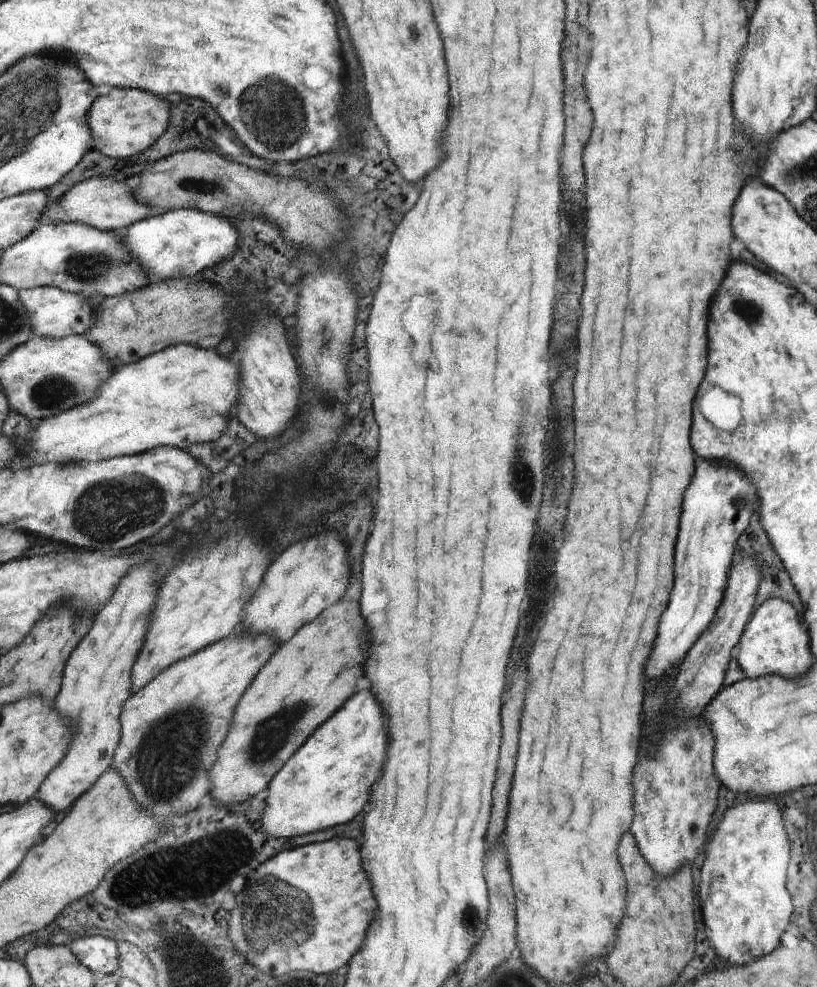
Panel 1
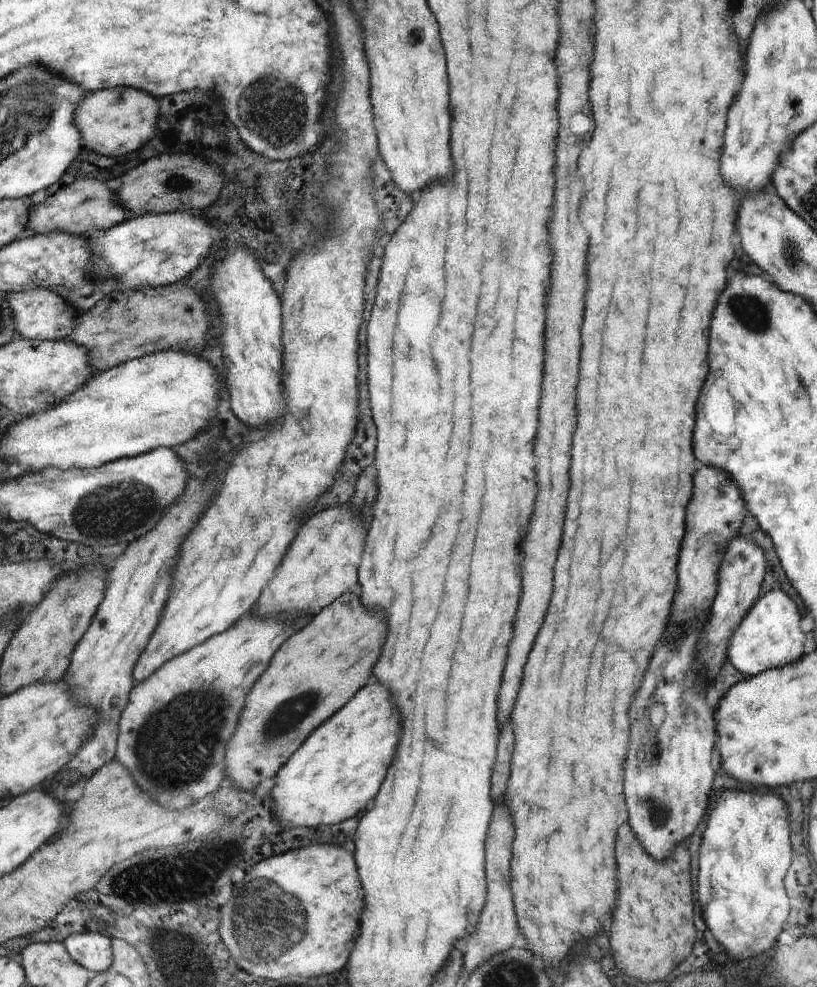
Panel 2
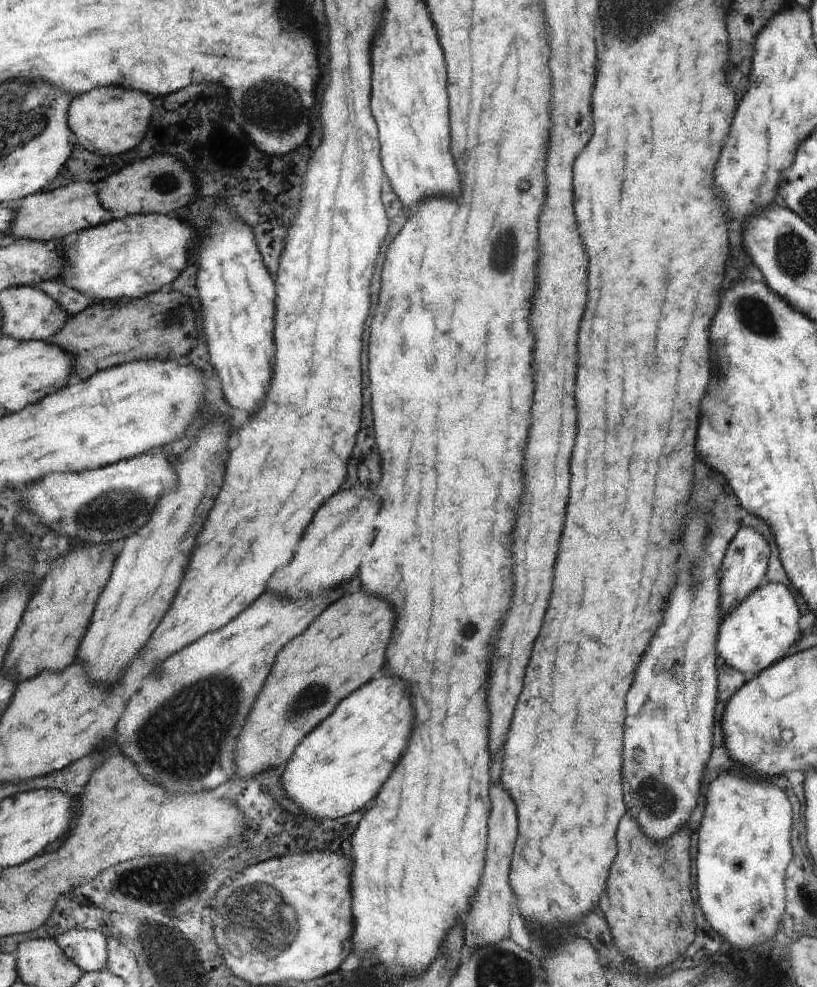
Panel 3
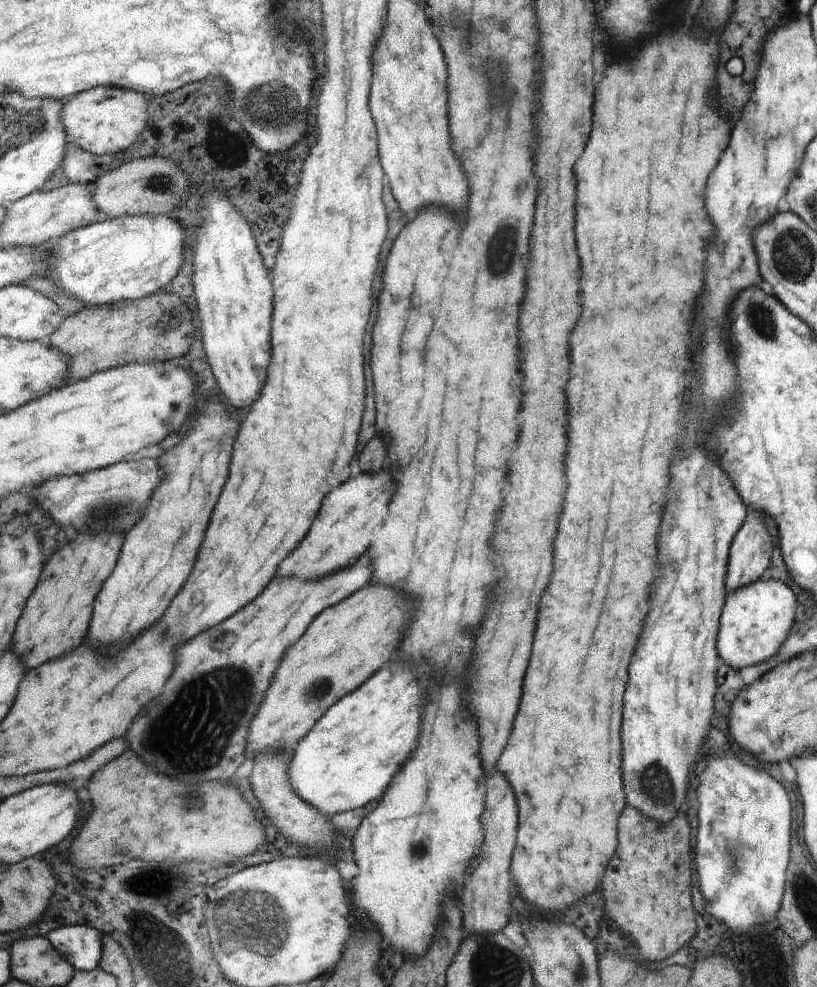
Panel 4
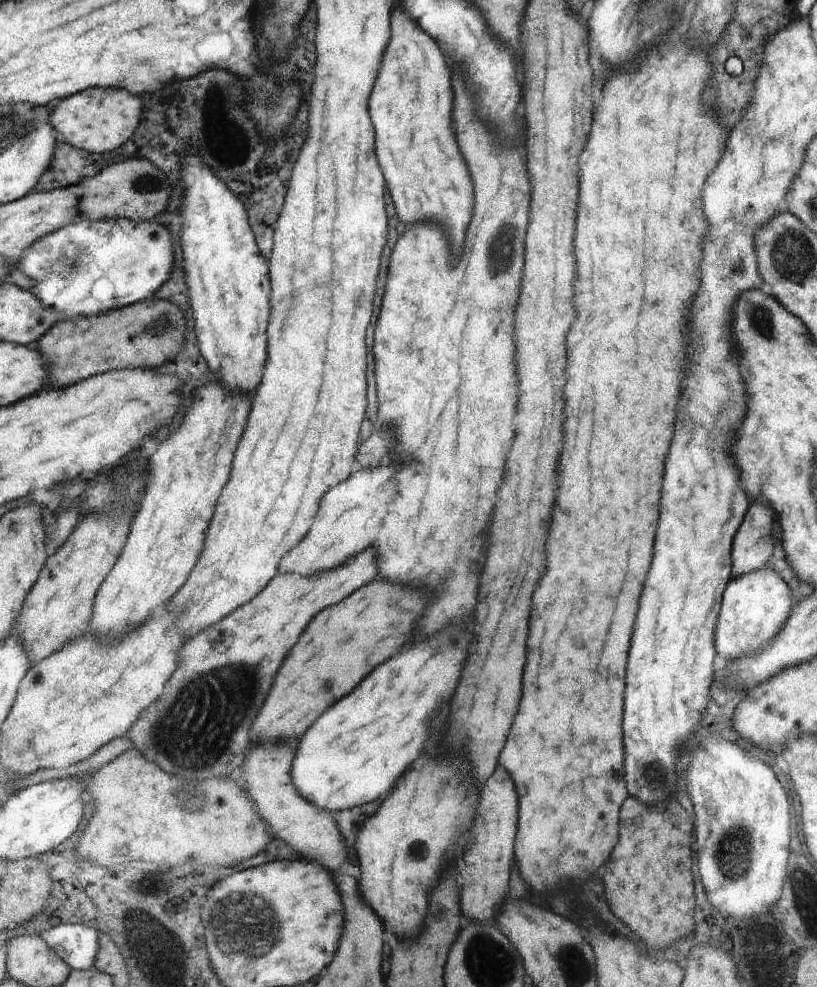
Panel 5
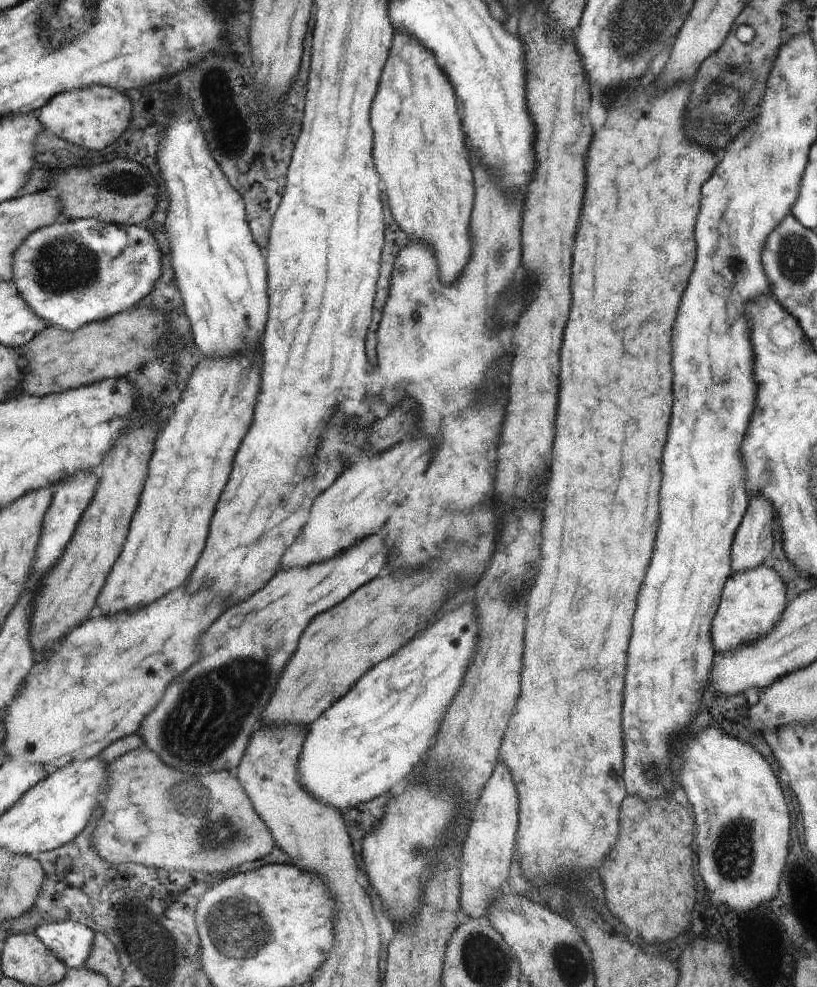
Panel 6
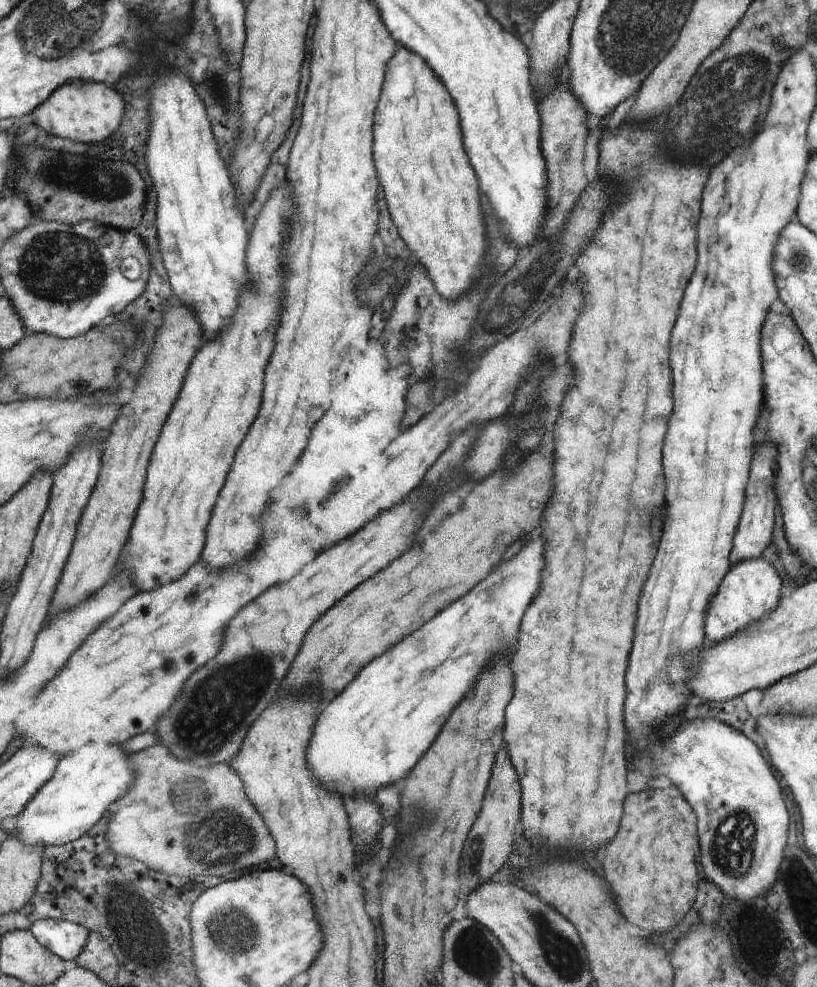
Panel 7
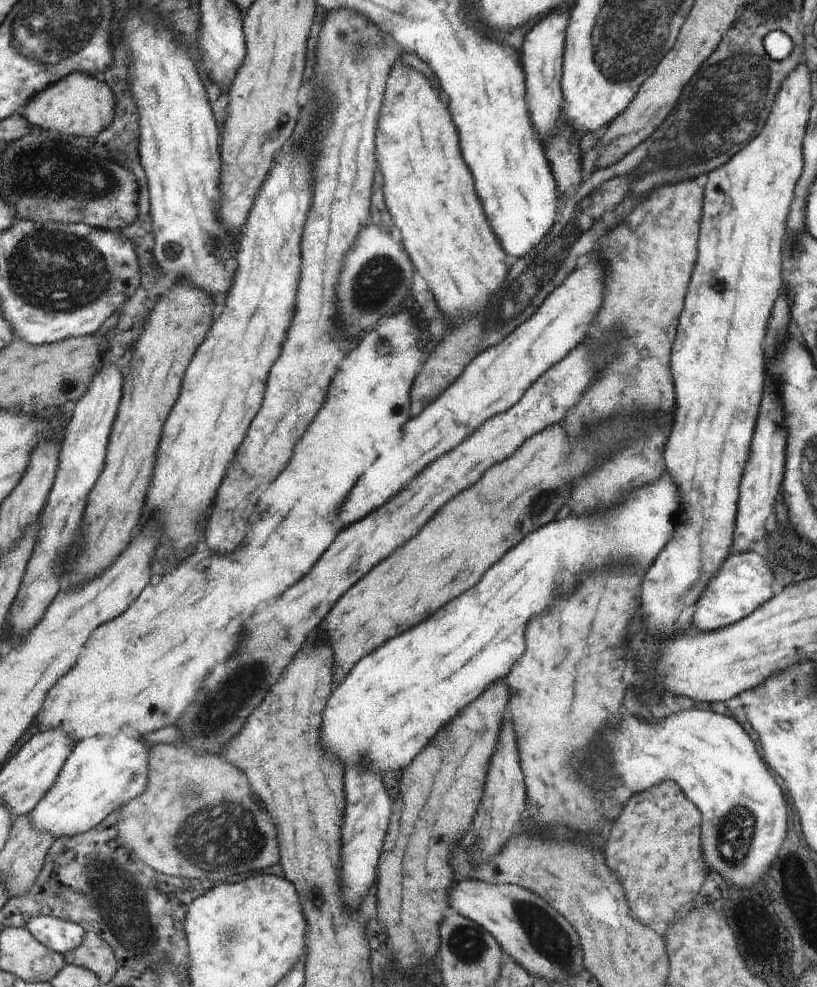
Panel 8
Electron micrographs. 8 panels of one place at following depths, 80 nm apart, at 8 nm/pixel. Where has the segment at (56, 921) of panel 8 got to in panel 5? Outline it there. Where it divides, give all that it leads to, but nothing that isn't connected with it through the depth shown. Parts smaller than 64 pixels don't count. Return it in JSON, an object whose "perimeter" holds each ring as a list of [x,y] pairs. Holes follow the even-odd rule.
{"perimeter":[[[62,924],[43,938],[74,969],[95,969],[101,950],[100,933],[84,924]]]}

